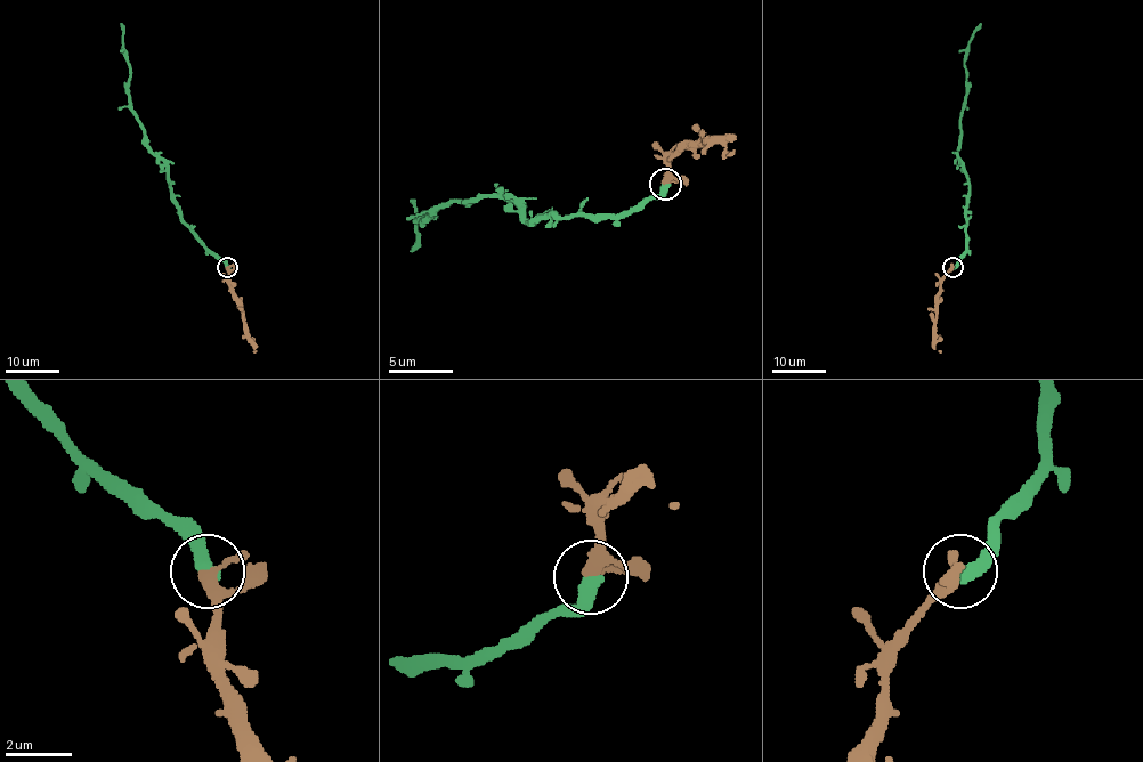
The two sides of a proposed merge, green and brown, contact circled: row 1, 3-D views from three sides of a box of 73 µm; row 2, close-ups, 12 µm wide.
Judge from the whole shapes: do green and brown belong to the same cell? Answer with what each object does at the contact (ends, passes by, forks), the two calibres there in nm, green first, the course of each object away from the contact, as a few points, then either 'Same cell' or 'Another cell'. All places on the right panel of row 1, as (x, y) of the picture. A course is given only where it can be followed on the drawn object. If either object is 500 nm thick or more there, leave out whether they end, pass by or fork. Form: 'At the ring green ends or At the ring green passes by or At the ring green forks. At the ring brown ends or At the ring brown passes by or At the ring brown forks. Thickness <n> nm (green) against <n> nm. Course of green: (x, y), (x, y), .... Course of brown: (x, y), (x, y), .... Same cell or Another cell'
At the ring green ends. At the ring brown forks. Thickness 480 nm (green) against 240 nm. Course of green: (953, 267), (965, 250), (969, 188), (957, 150), (965, 90), (964, 56), (972, 33), (980, 24). Course of brown: (953, 267), (941, 281), (937, 305), (934, 349), (940, 351). Same cell

